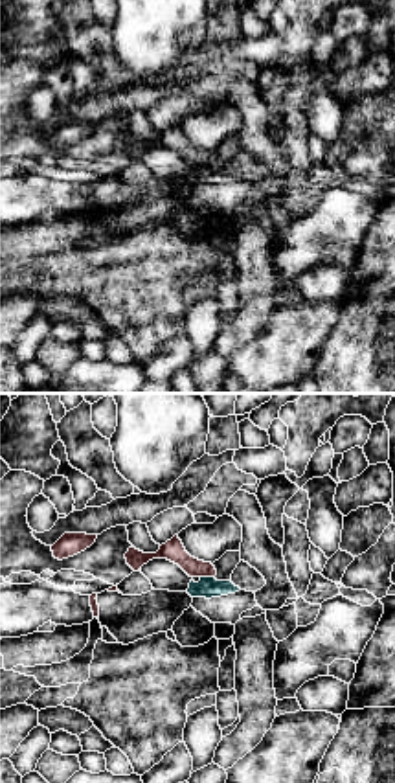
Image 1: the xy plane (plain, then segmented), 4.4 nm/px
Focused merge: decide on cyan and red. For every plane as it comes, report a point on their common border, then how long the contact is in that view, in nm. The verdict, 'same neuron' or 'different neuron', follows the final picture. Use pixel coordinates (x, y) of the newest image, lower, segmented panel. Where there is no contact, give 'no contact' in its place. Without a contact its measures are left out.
meets cyan at (208, 578); contact 60 nm long

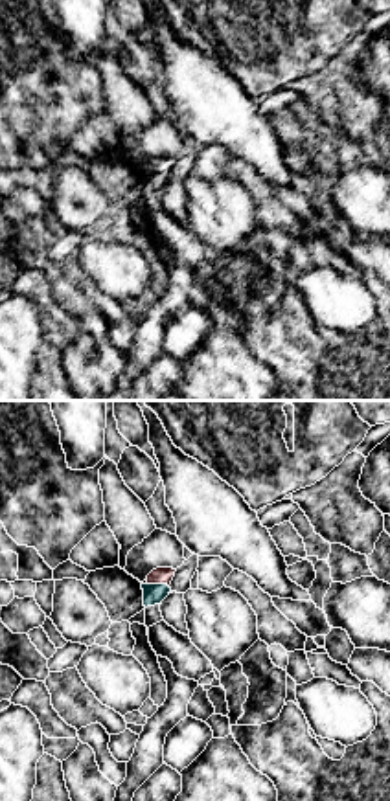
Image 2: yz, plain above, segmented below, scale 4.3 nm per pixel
meets cyan at (157, 585); contact 110 nm long

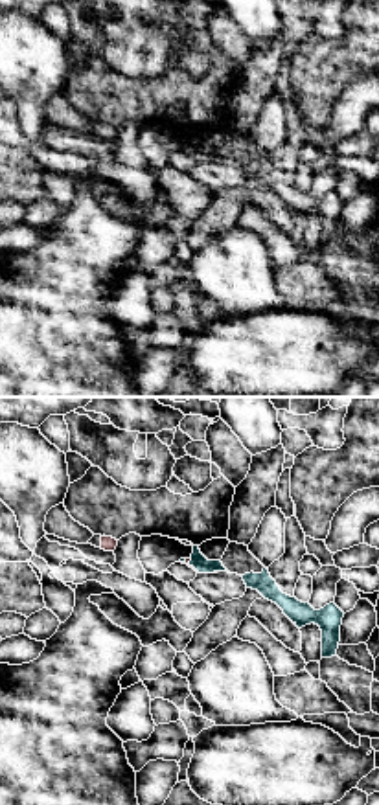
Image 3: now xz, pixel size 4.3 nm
meets cyan at (192, 565); contact 90 nm long

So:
different neuron

